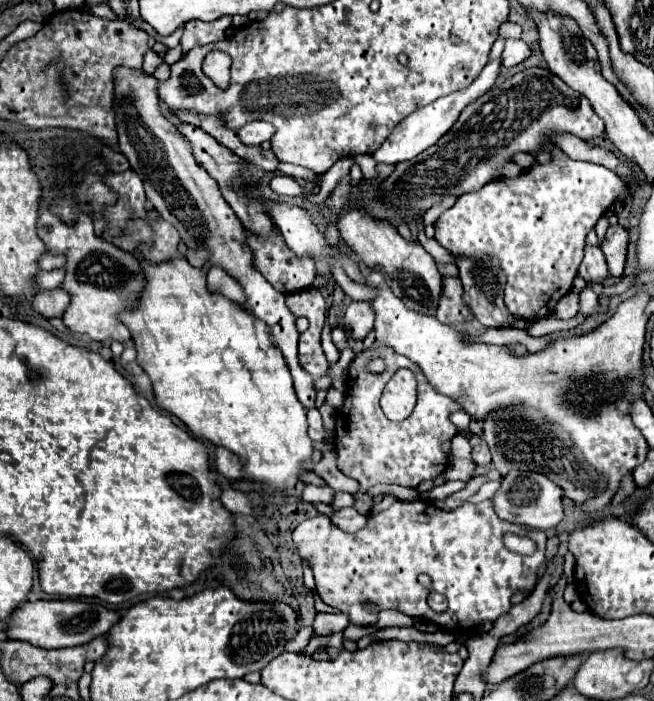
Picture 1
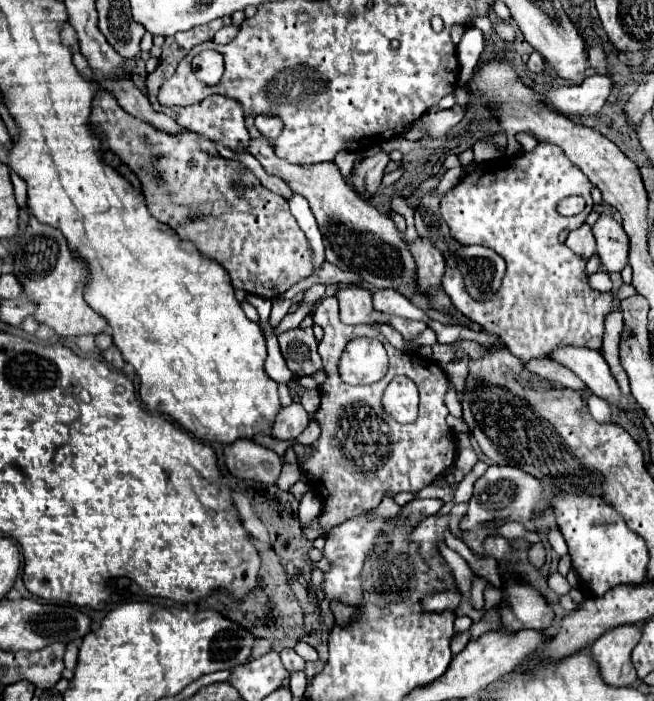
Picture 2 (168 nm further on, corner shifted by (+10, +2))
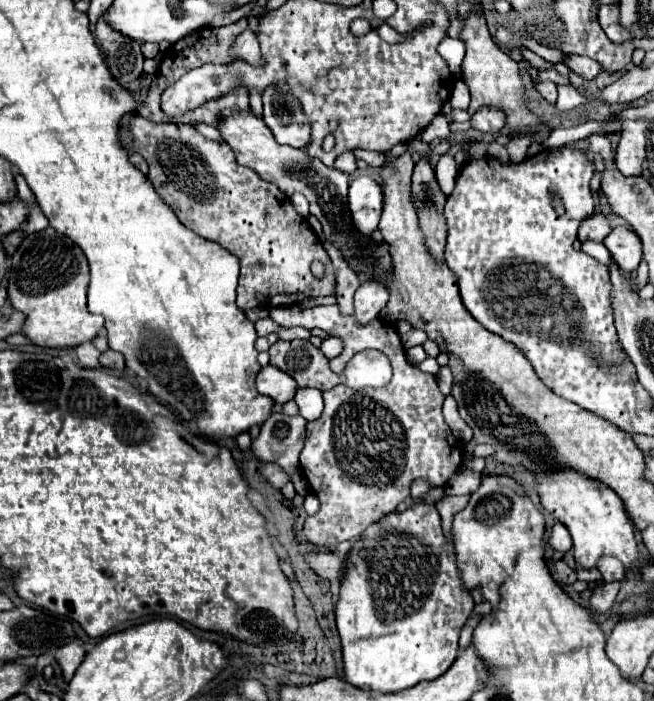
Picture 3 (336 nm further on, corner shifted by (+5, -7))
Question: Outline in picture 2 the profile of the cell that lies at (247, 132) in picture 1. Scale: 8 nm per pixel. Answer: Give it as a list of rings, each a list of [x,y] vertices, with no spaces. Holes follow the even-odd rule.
[[[258,115],[254,119],[254,127],[268,139],[268,141],[274,141],[280,131],[282,131],[282,121],[278,117],[272,117],[272,115]]]

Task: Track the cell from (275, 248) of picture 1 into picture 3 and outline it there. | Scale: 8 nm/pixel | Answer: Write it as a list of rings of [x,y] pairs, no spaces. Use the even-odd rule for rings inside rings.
[[[141,116],[131,120],[131,134],[135,152],[139,152],[149,164],[149,180],[157,194],[173,208],[177,218],[195,230],[205,240],[221,244],[225,250],[235,254],[241,262],[241,276],[237,288],[237,306],[249,308],[277,308],[293,306],[309,296],[335,296],[335,268],[329,254],[323,250],[317,234],[309,226],[307,218],[295,212],[289,196],[285,196],[275,184],[261,180],[253,170],[239,166],[231,148],[225,142],[215,142],[199,134],[191,124],[175,122],[151,122]],[[321,260],[325,264],[325,278],[319,280],[311,274],[311,262]]]

